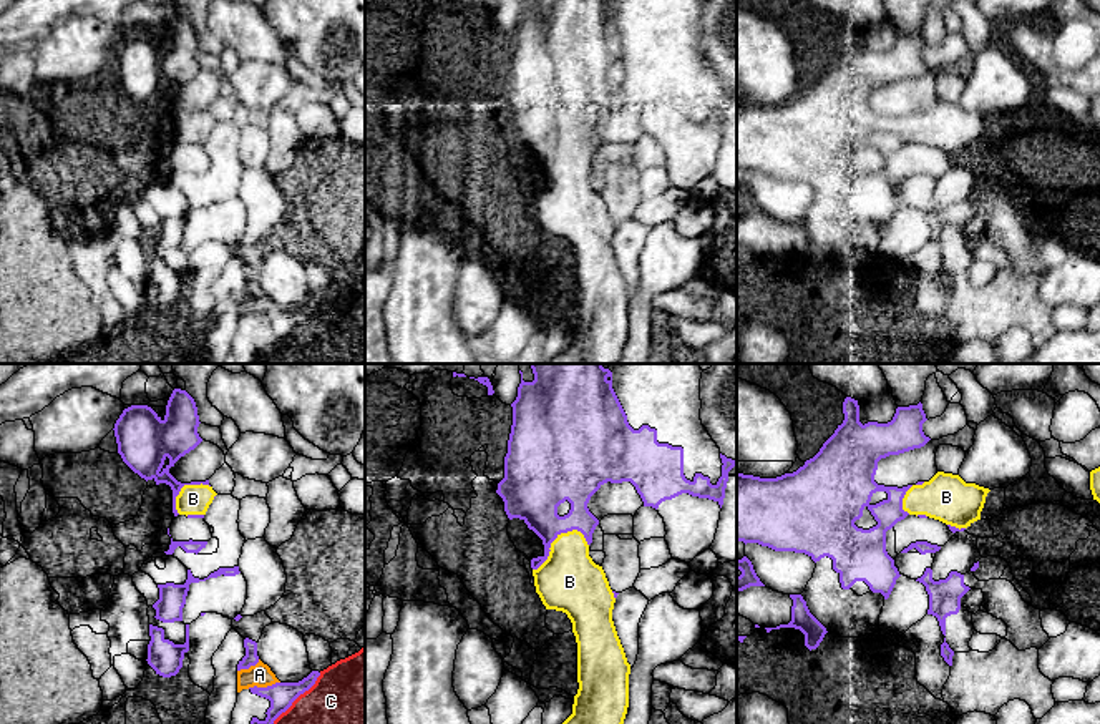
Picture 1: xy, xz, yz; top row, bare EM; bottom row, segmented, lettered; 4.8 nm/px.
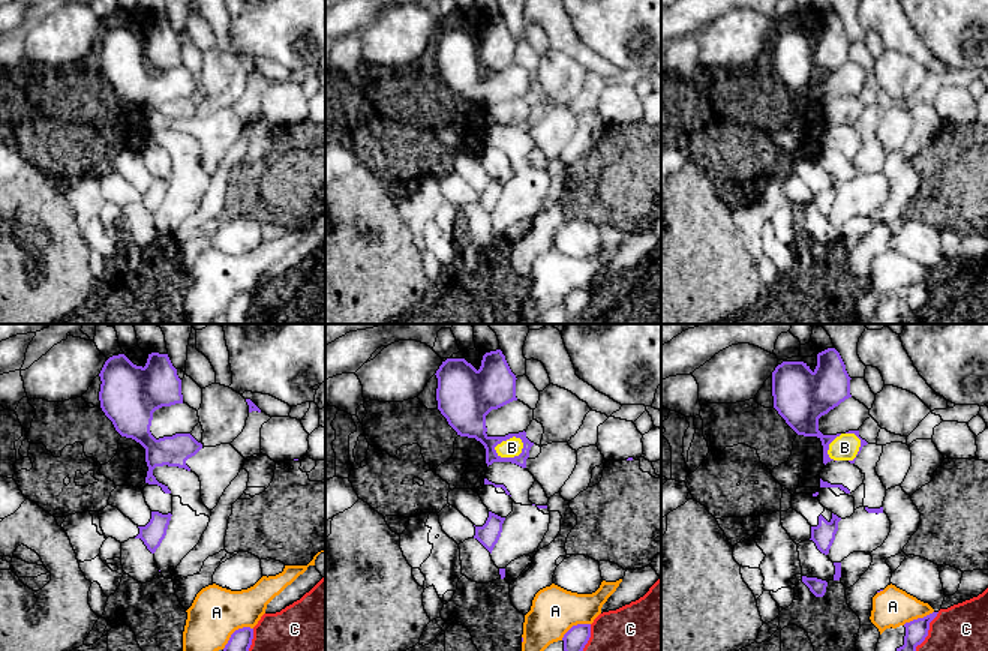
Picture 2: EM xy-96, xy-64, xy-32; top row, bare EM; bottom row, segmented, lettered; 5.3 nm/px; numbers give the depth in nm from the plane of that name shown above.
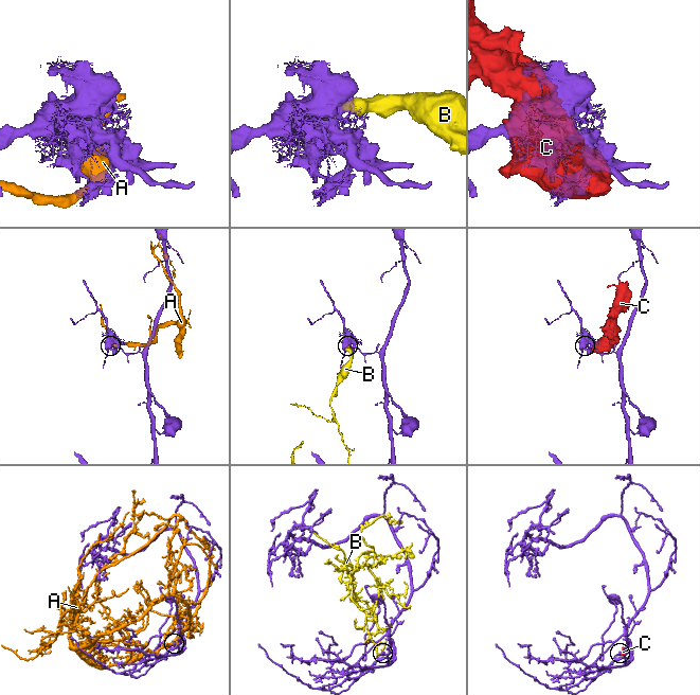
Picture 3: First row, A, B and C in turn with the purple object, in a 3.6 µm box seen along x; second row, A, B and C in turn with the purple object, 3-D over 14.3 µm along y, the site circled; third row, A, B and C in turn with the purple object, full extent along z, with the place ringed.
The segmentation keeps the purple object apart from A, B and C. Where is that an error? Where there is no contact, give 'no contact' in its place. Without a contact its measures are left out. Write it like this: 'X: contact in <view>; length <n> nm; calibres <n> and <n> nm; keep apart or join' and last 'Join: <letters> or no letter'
A: contact in xy; length 160 nm; calibres 130 and 110 nm; keep apart
B: contact in xz; length 300 nm; calibres 280 and 300 nm; keep apart
C: contact in xy; length 340 nm; calibres 130 and 500 nm; keep apart
Join: no letter

